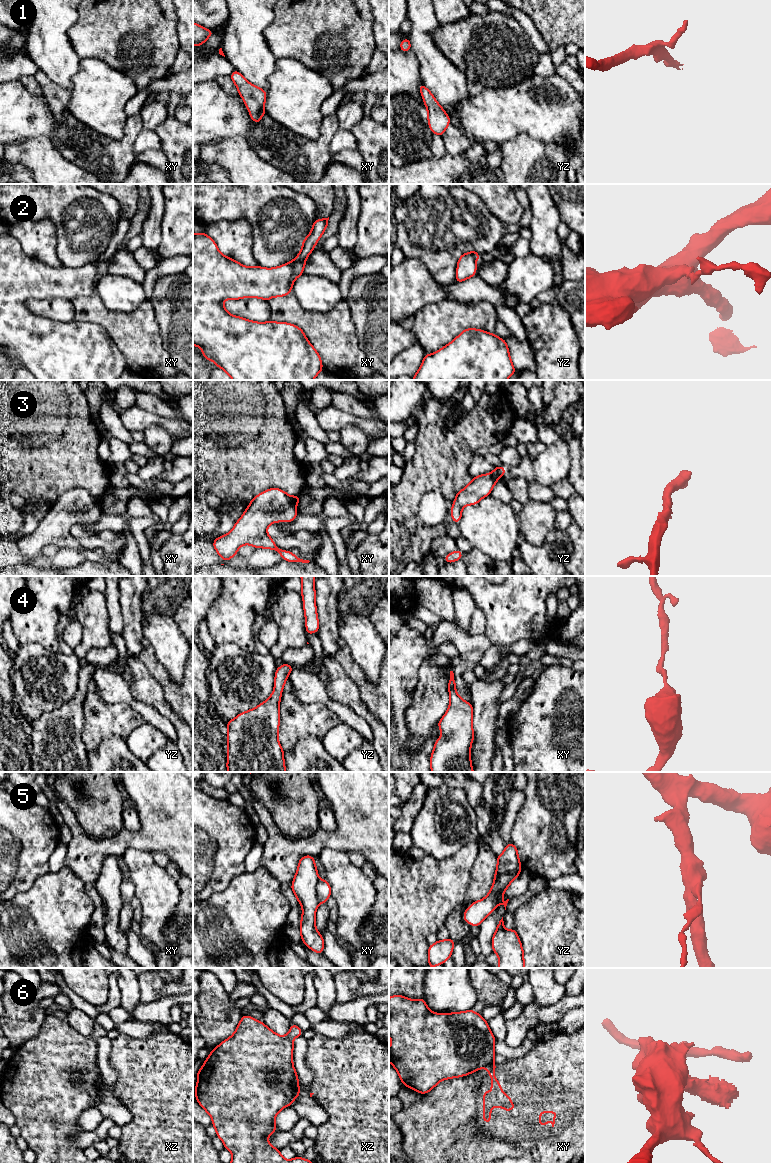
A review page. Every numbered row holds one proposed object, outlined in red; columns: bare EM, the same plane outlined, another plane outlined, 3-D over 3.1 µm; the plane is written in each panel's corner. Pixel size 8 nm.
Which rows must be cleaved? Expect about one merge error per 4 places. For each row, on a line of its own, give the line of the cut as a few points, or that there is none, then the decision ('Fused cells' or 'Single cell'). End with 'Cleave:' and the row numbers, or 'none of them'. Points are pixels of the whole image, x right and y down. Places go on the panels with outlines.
1: No split. Single cell
2: Split along xy (297, 256), (305, 258). Fused cells
3: No split. Single cell
4: No split. Single cell
5: Split along yz (519, 870), (512, 874), (503, 874), (493, 884). Fused cells
6: Split along xz (297, 1077), (294, 1083), (293, 1098). Fused cells
Cleave: 2, 5, 6

